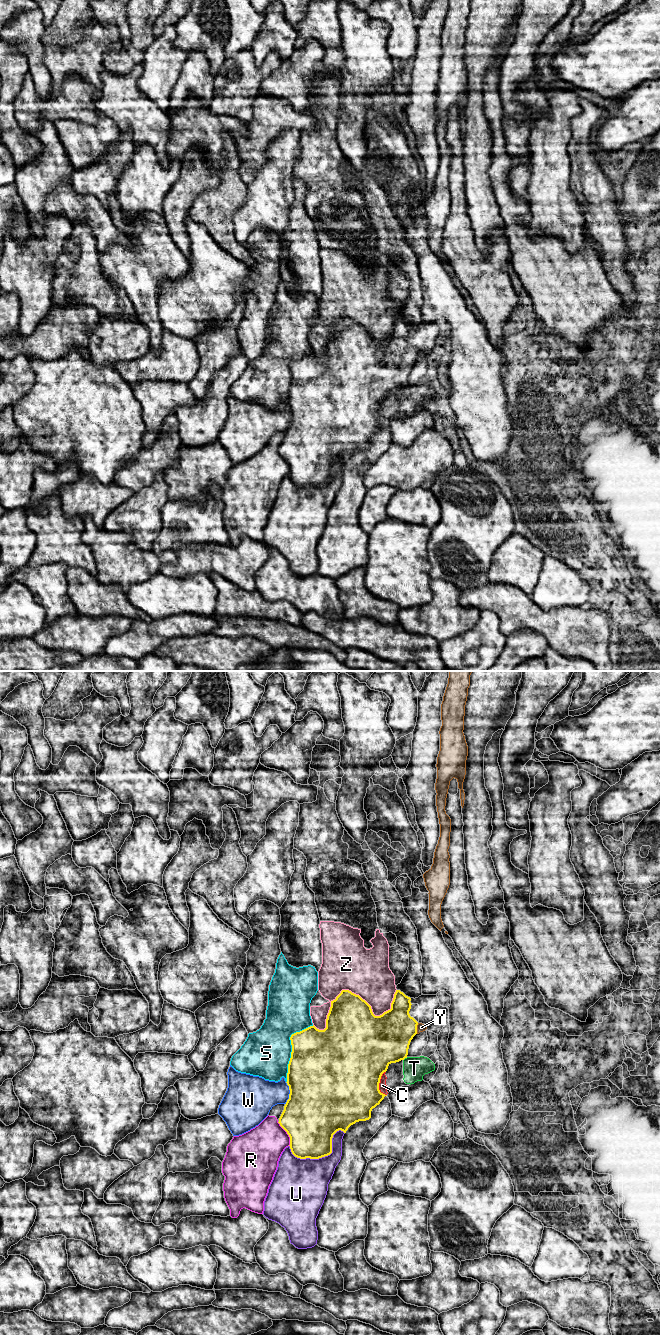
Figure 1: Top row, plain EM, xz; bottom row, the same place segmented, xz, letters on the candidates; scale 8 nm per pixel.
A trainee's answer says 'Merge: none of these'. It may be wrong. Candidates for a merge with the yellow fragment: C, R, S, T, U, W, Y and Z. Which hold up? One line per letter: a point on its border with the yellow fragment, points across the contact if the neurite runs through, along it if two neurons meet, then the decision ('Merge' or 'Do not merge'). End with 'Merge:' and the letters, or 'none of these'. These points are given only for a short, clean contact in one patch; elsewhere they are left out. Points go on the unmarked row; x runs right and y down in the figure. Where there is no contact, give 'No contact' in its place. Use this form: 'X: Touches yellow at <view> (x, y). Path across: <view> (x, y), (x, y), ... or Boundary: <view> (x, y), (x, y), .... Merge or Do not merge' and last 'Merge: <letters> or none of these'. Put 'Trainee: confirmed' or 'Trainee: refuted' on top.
Trainee: confirmed
C: Touches yellow at xz (378, 412). Boundary: xz (385, 399), (380, 407), (379, 418), (386, 423). Do not merge
R: Touches yellow at xz (287, 461). Do not merge
S: Touches yellow at xz (292, 376). Do not merge
T: Touches yellow at xz (405, 385). Boundary: xz (407, 385), (403, 388). Do not merge
U: Touches yellow at xz (323, 484). Do not merge
W: Touches yellow at xz (290, 421). Do not merge
Y: Touches yellow at xz (416, 356). Boundary: xz (418, 351), (416, 361). Do not merge
Z: Touches yellow at xz (353, 321). Do not merge
Merge: none of these

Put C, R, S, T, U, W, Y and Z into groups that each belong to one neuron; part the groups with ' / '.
C T / R / S / U / W / Y / Z

